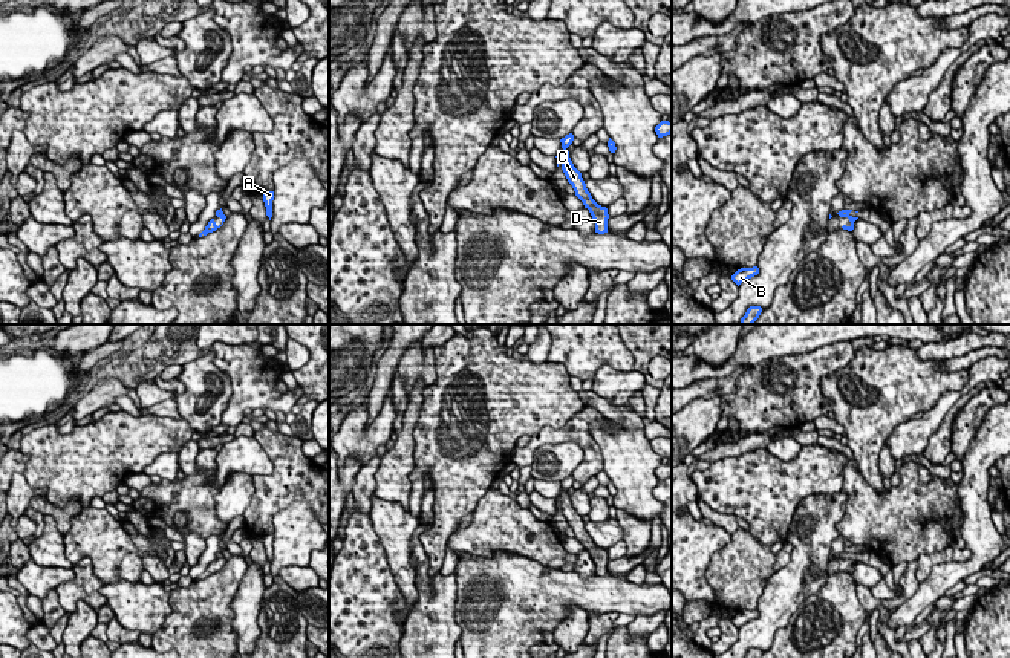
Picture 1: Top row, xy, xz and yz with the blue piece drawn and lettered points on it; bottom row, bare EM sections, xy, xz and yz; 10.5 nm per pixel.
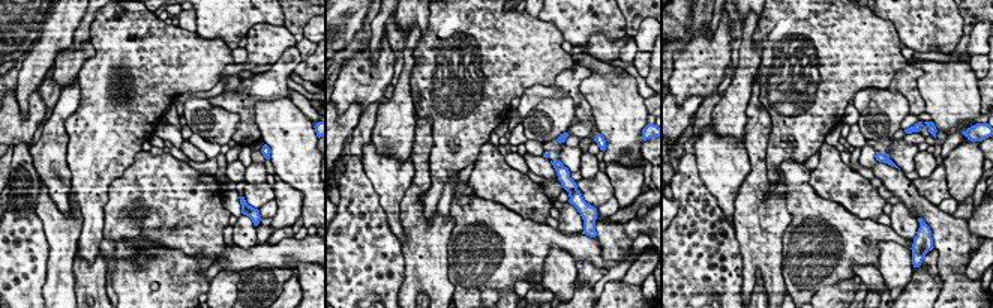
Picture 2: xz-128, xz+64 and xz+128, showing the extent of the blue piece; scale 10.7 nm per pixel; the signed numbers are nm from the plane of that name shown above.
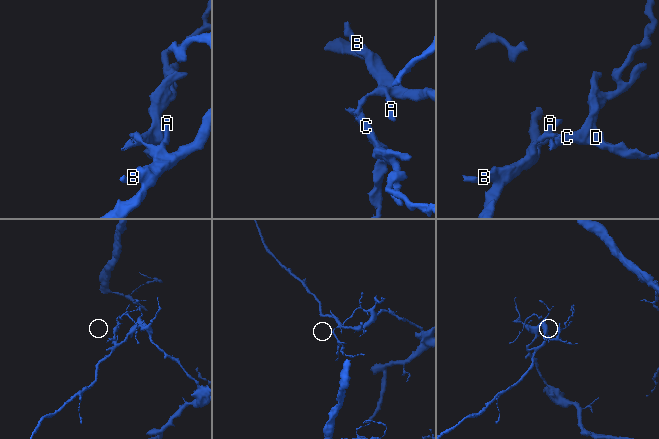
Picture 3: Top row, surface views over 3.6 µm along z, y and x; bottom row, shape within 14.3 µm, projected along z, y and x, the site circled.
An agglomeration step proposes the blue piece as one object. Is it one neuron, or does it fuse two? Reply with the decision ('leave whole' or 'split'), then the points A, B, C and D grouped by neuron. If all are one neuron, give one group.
split; A B / C D

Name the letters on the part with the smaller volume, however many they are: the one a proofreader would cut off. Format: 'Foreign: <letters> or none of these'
Foreign: C, D

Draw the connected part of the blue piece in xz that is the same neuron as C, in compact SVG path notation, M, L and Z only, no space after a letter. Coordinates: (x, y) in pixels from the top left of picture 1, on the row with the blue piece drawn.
M560 150L560 162L562 162L562 170L568 179L568 182L572 185L575 196L583 202L585 208L589 210L594 222L595 222L595 233L604 234L608 233L608 208L598 205L591 193L586 188L586 184L582 178L582 173L574 167L569 151L568 150Z

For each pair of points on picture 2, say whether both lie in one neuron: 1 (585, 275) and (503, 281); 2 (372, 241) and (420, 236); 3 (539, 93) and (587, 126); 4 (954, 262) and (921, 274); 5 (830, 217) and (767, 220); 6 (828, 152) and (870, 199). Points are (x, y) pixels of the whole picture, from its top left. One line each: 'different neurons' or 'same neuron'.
1: different neurons
2: different neurons
3: same neuron
4: different neurons
5: different neurons
6: same neuron

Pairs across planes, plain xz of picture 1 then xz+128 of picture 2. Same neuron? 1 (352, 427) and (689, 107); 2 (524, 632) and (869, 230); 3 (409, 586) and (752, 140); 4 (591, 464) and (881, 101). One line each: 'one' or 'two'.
1: two
2: one
3: two
4: two

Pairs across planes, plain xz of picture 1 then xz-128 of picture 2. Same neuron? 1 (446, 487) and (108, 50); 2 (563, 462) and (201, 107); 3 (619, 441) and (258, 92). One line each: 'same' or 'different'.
1: same
2: same
3: different

